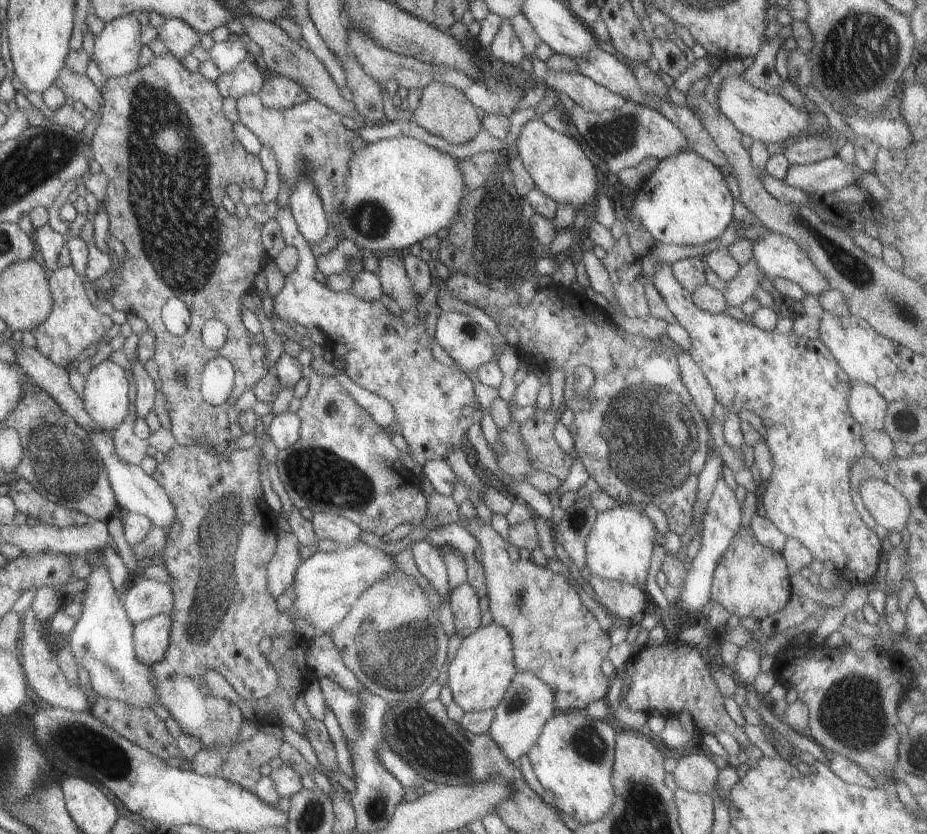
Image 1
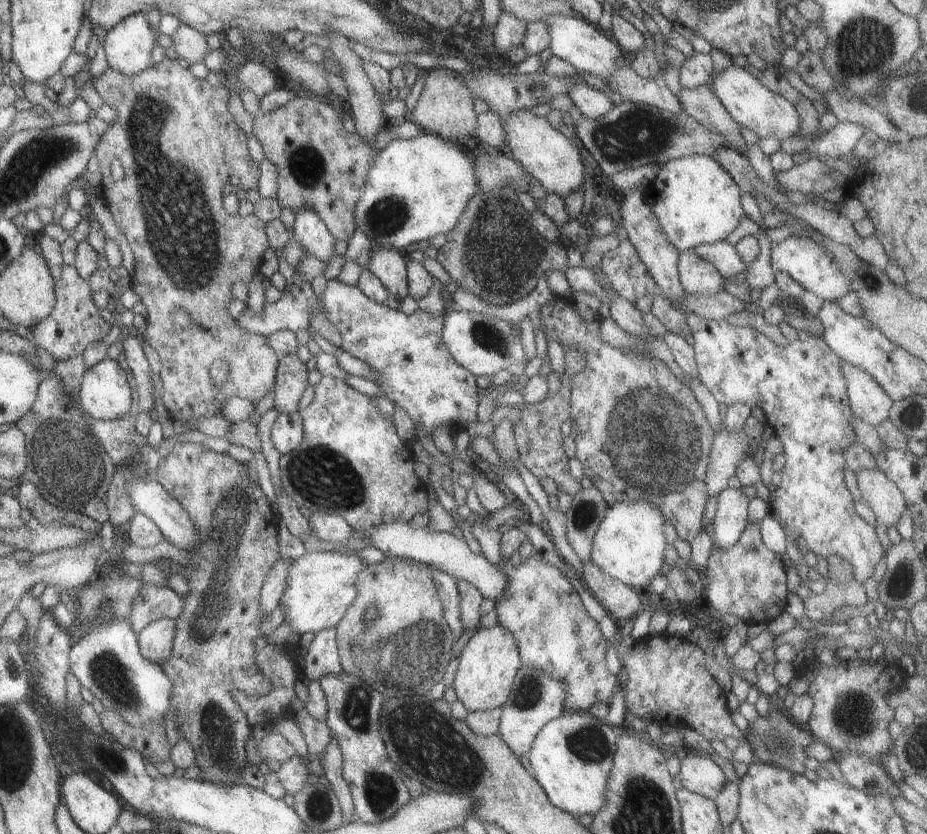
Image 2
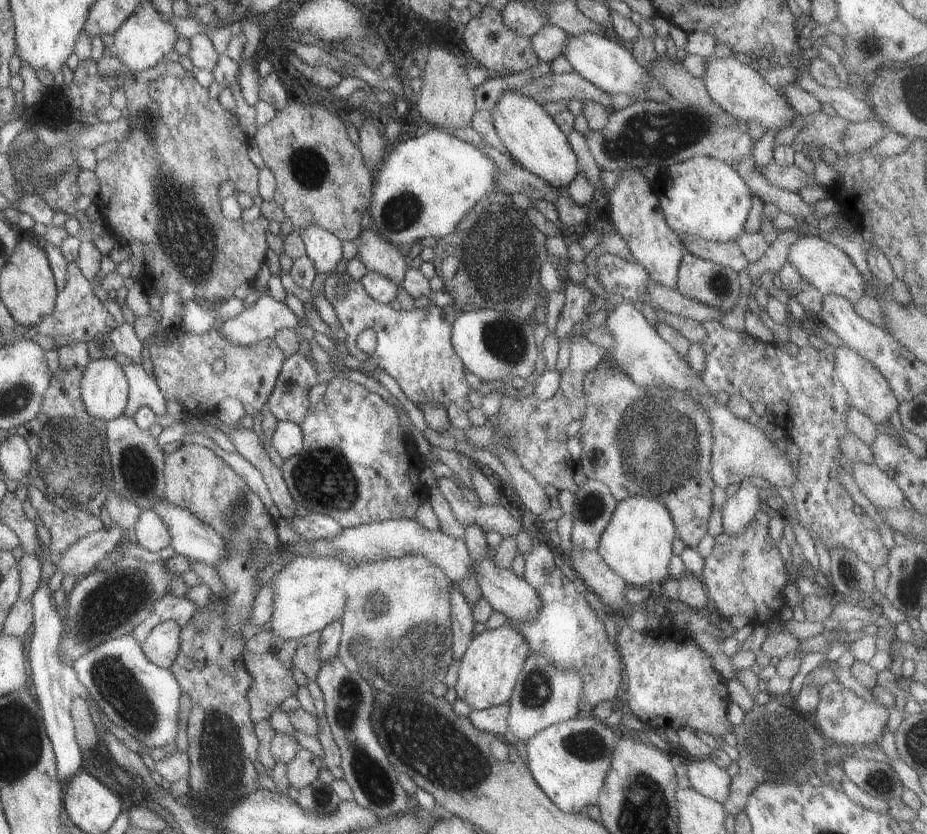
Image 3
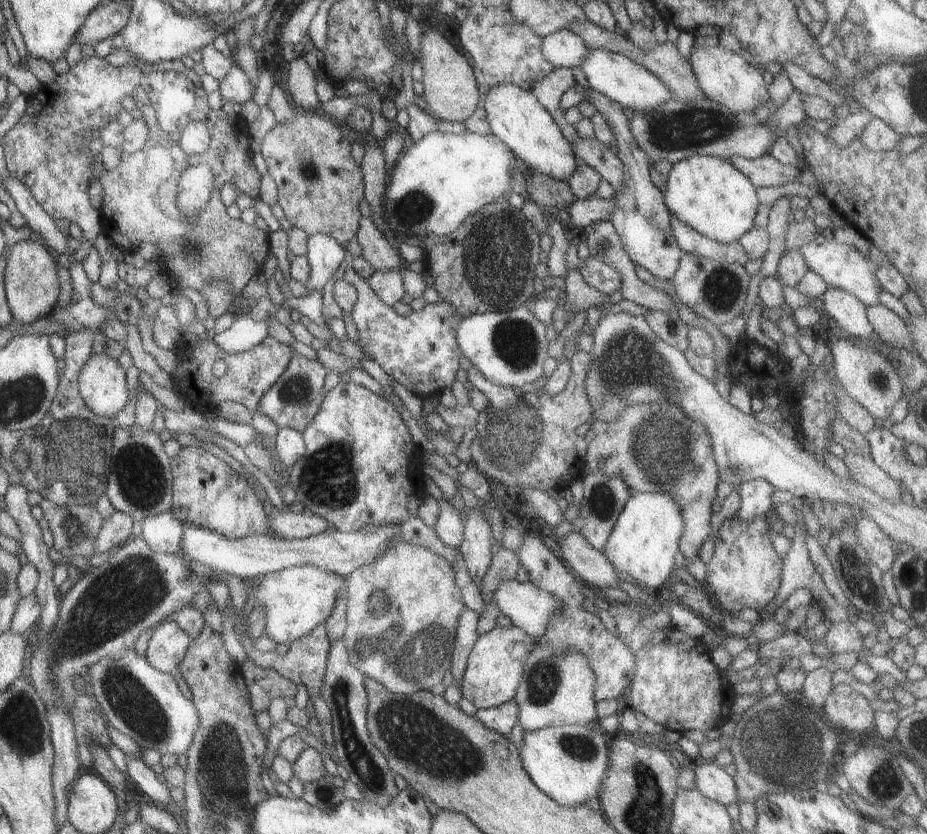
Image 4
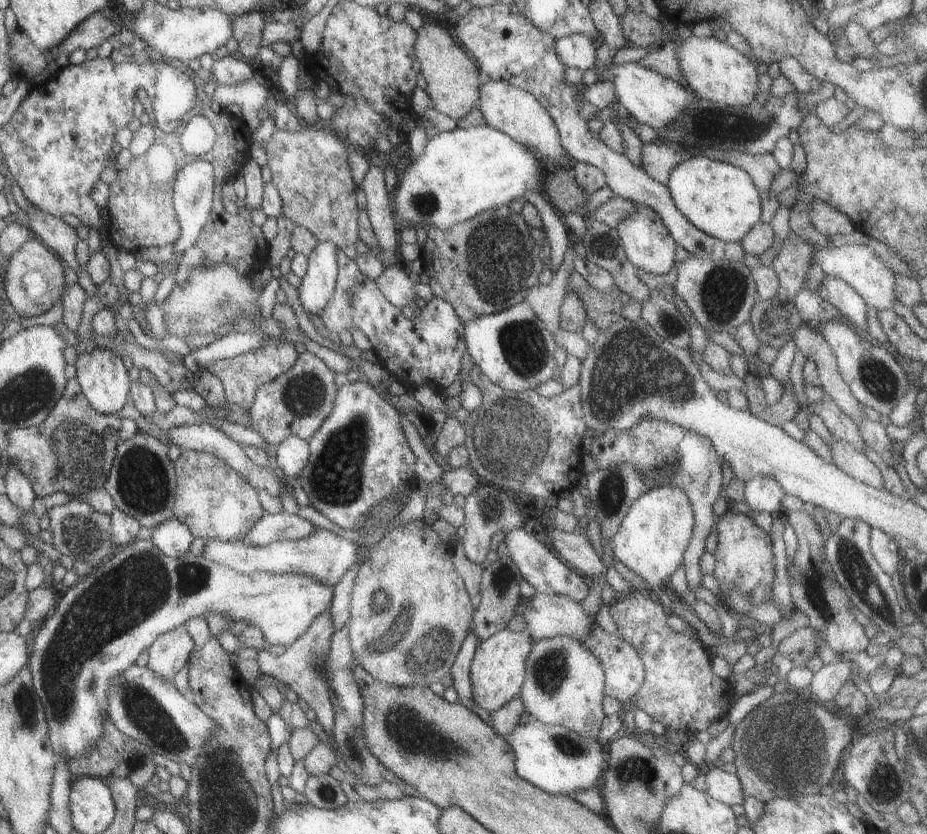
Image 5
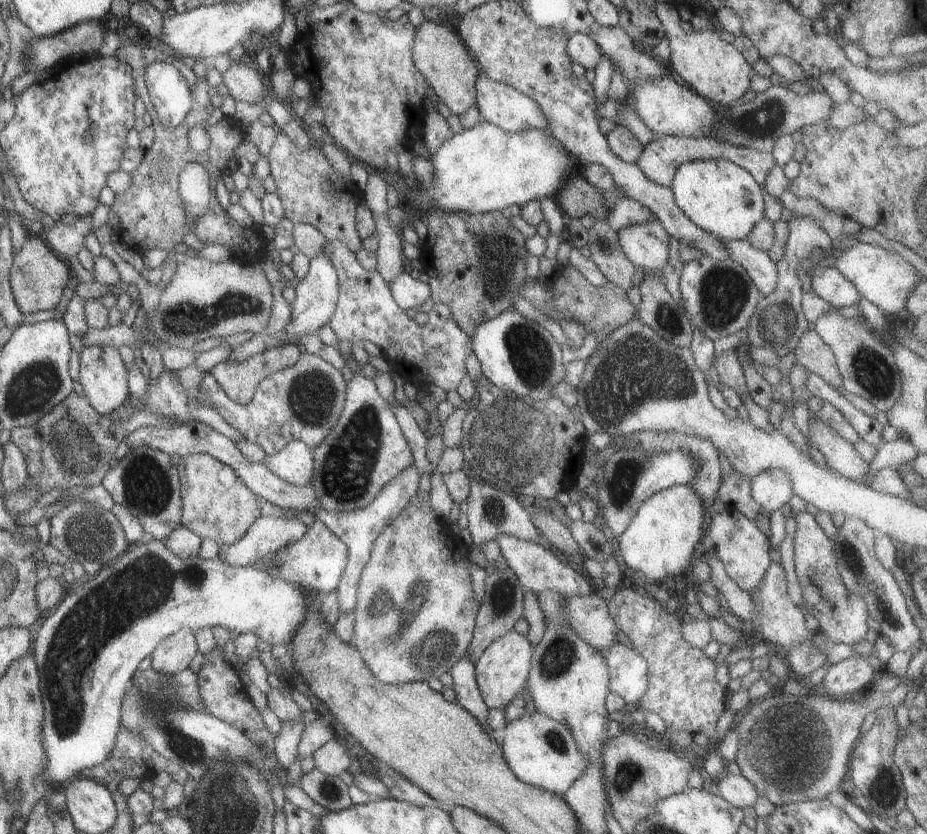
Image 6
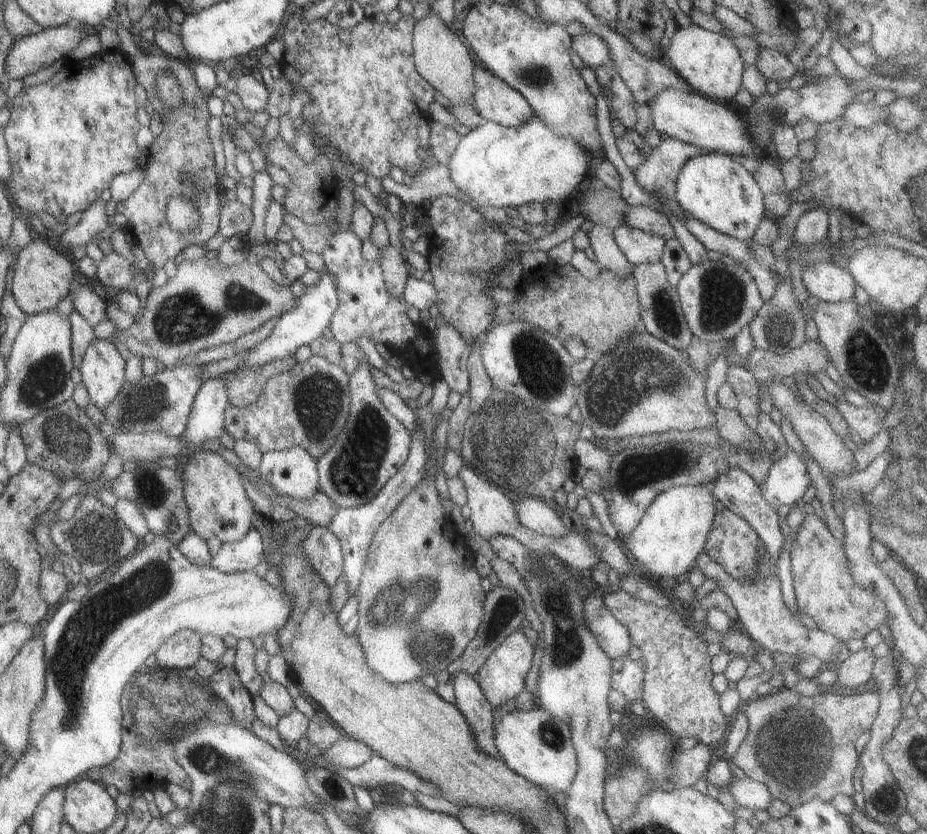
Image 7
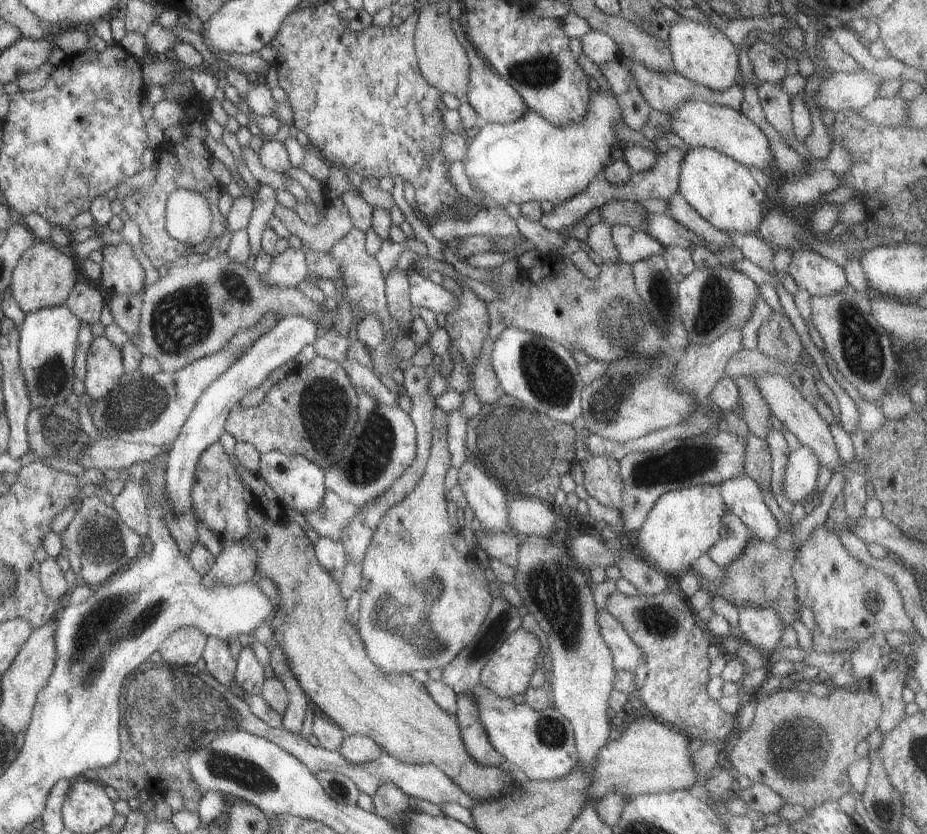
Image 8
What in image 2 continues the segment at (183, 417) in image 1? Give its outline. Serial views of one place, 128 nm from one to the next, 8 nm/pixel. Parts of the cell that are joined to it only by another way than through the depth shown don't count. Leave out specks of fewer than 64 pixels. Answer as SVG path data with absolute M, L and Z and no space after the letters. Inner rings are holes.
M164 57L157 64L152 64L145 68L142 72L133 75L123 75L111 68L107 68L105 72L101 72L99 76L92 78L92 84L97 95L101 98L102 103L108 105L115 110L114 119L107 124L105 132L101 132L99 142L95 144L94 157L99 164L101 171L101 195L102 201L109 208L115 227L122 232L123 236L131 248L134 260L134 273L131 276L131 287L129 290L137 296L137 309L141 310L146 321L147 328L142 334L142 340L157 353L159 357L159 381L161 381L161 404L165 407L166 412L172 421L181 422L183 427L187 427L191 420L199 420L199 418L209 418L213 414L220 414L221 406L227 402L227 398L243 398L249 400L251 404L257 405L259 400L263 398L265 392L274 386L275 368L277 358L275 352L267 347L265 340L260 335L249 334L235 324L235 319L229 316L227 312L227 304L234 298L231 295L231 286L237 282L246 286L251 282L253 276L259 272L262 262L262 254L267 246L267 238L265 238L264 223L253 215L245 217L237 214L227 214L223 210L222 196L227 187L235 189L256 189L258 180L258 165L251 160L248 154L245 134L233 122L233 118L229 115L226 108L229 92L227 87L210 86L206 80L198 80L194 78L181 62ZM173 308L183 308L189 316L189 329L181 332L175 332L171 328L169 322L169 312ZM213 360L225 360L230 366L229 378L221 384L221 386L213 386L209 382L209 366Z

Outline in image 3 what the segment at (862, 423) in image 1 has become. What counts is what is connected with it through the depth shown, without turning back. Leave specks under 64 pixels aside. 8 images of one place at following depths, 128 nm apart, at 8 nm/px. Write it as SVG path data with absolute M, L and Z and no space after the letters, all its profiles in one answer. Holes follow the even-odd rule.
M845 346L834 348L835 378L843 386L847 394L847 405L853 407L861 414L865 414L875 425L885 423L892 416L898 406L887 382L883 376L863 358L859 358L857 352L845 348Z

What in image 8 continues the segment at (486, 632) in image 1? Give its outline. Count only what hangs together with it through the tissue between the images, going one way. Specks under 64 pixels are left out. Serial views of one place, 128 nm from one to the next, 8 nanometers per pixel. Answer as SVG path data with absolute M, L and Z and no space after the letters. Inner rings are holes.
M519 627L514 632L511 632L510 636L507 636L503 643L495 650L495 653L492 654L489 658L487 664L483 666L481 673L479 674L479 683L480 687L489 690L493 696L497 698L511 698L513 695L523 693L529 687L529 680L533 670L540 664L537 659L537 654L541 651L541 644L539 640L531 632L526 632L523 628Z

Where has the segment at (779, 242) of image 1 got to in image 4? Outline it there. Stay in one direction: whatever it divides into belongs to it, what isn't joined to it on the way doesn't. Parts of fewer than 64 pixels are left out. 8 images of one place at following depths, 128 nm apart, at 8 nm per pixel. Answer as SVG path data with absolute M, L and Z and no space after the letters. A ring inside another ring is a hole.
M821 240L807 242L803 244L797 252L801 254L807 270L821 278L828 289L839 289L851 294L856 300L859 300L864 306L878 304L879 282L875 278L876 265L872 263L867 256L857 252L855 248L847 244L839 244L833 240Z

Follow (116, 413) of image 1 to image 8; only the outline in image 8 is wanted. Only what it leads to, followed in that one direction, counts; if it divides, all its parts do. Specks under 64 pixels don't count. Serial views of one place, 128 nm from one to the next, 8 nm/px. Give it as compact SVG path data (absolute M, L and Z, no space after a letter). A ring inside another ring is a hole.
M103 336L94 337L85 358L85 399L99 400L121 384L124 374L120 350Z

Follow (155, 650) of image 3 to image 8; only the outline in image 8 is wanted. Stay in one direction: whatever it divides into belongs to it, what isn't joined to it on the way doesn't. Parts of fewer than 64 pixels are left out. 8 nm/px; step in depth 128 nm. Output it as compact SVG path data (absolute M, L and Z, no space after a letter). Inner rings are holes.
M179 628L163 640L157 651L163 663L175 666L195 665L201 657L205 640L205 634L197 628Z

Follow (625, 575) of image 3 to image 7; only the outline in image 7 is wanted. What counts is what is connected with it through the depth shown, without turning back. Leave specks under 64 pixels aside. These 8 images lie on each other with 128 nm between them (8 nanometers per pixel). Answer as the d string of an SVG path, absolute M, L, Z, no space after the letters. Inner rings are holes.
M712 483L668 488L647 505L637 526L625 535L627 556L646 578L685 576L694 567L697 556L703 552L715 513Z

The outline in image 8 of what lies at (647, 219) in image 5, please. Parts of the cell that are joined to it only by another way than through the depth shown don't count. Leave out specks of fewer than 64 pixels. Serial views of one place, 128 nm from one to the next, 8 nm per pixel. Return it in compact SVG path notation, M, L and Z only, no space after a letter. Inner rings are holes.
M626 225L610 228L610 238L619 261L633 265L646 257L661 253L663 247L645 231L631 229Z

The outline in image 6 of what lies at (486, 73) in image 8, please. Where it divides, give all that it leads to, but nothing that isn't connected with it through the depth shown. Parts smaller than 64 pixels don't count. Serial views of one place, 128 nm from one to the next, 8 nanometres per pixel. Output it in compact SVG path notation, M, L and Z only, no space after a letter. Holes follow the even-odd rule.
M479 72L474 84L474 105L483 121L498 126L503 132L517 132L527 129L543 129L547 133L545 117L538 106L527 95L517 92L513 87L487 78Z

